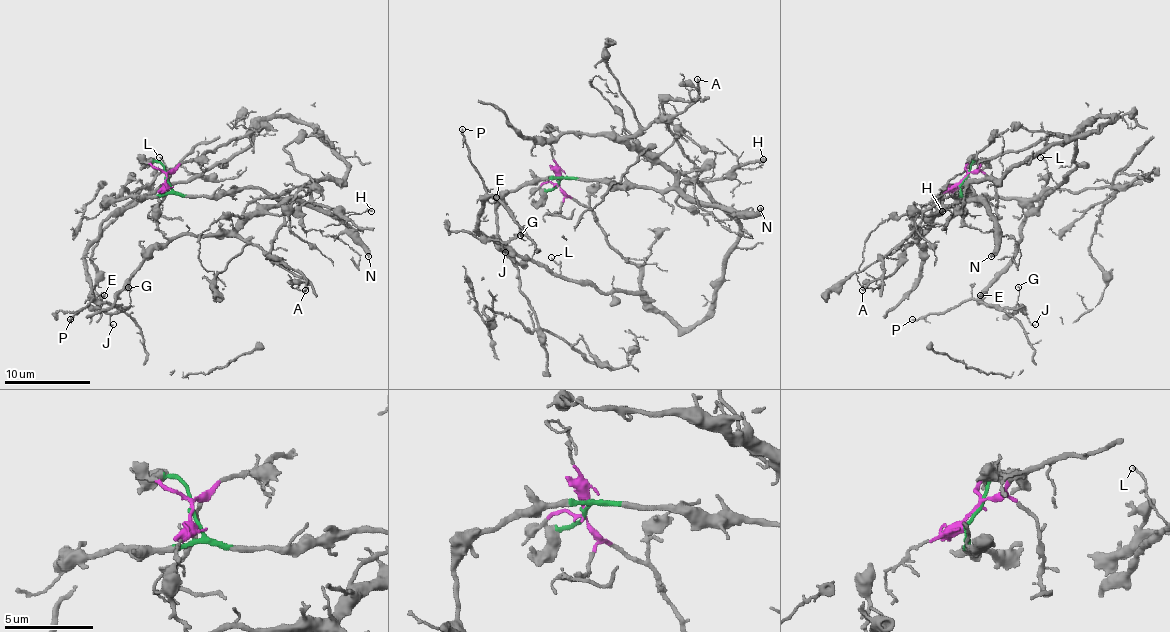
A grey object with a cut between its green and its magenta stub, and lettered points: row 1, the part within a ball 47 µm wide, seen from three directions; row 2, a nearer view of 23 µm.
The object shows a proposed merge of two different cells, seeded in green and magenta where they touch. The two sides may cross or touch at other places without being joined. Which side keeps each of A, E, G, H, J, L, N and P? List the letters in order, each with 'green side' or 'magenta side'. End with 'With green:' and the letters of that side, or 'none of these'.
A: green side
E: magenta side
G: magenta side
H: magenta side
J: magenta side
L: magenta side
N: green side
P: magenta side
With green: A, N

